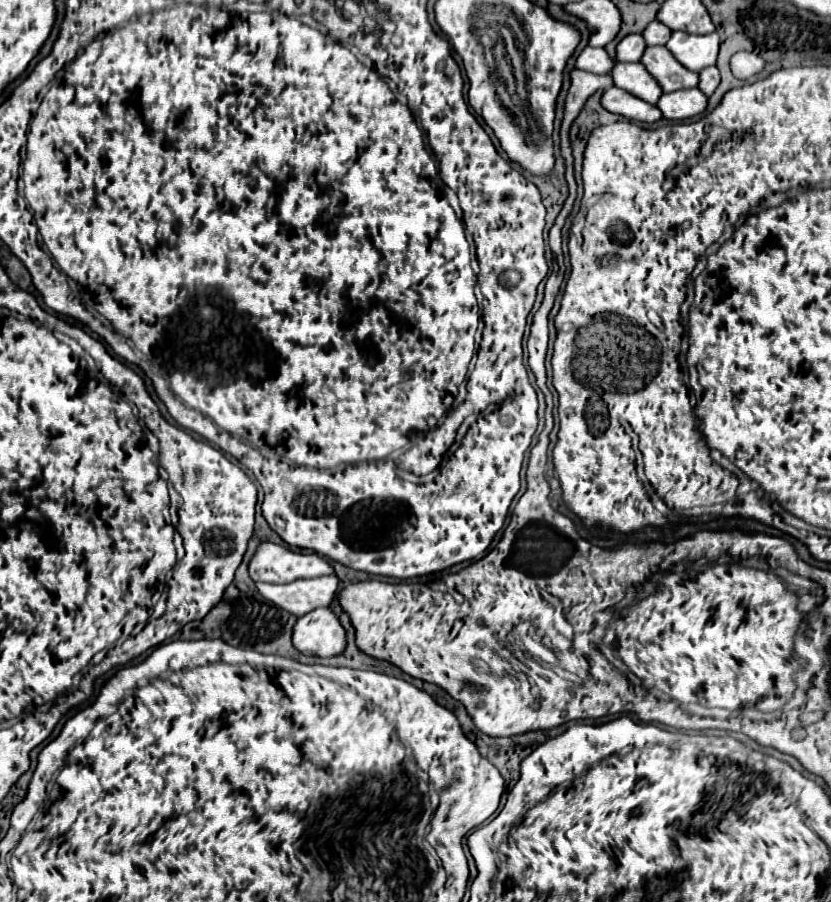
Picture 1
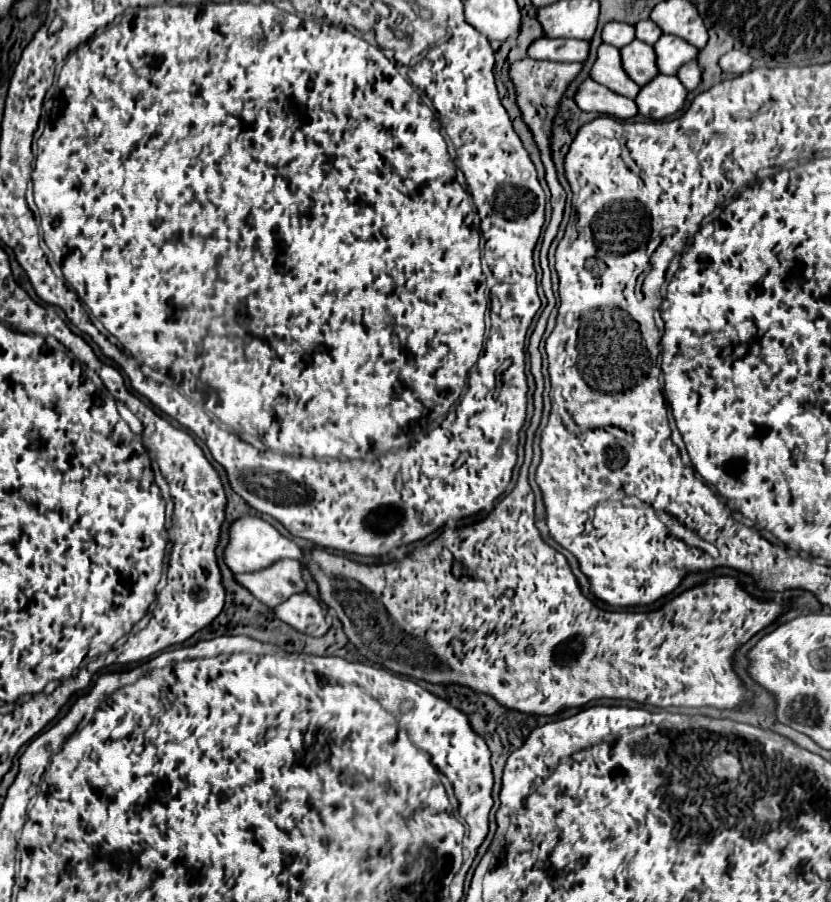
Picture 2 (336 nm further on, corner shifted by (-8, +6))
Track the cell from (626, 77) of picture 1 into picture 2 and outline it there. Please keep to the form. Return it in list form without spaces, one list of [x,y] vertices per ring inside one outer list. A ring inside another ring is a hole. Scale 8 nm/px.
[[[600,44],[598,48],[598,58],[592,66],[590,76],[608,86],[610,90],[626,96],[626,98],[636,98],[640,92],[640,86],[628,78],[626,70],[622,68],[622,58],[620,58],[620,50],[610,46],[610,44]]]

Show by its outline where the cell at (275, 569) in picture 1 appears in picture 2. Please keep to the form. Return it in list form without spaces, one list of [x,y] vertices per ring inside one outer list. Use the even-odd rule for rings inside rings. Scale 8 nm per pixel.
[[[244,516],[240,520],[236,520],[230,526],[230,544],[226,548],[224,560],[230,566],[230,570],[234,574],[242,574],[242,572],[258,572],[264,570],[268,566],[272,566],[274,562],[282,560],[282,558],[292,558],[292,560],[300,560],[304,558],[302,550],[288,538],[284,538],[272,524],[268,524],[262,518],[256,516]]]

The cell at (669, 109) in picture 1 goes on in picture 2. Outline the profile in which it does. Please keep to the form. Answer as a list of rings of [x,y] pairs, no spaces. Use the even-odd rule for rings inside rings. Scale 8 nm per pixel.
[[[658,74],[652,82],[640,88],[636,104],[644,118],[662,120],[682,110],[686,96],[688,90],[682,86],[682,82],[676,76]]]

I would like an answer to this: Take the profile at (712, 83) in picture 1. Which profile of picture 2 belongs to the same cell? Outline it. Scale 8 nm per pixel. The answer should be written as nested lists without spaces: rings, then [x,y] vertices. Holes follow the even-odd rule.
[[[696,60],[694,62],[688,62],[686,66],[682,66],[676,76],[686,86],[686,90],[696,90],[700,86],[700,82],[702,82],[702,72],[700,72]]]

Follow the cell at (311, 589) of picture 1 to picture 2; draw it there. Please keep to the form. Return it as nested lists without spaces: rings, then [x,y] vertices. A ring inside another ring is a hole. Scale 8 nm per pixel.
[[[282,560],[260,572],[236,574],[236,582],[246,586],[260,602],[266,602],[266,606],[276,608],[290,596],[306,592],[302,572],[304,566],[298,560]]]

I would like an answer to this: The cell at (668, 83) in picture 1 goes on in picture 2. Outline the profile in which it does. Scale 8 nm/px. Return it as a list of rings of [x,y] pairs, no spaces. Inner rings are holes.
[[[632,40],[630,44],[626,44],[622,50],[622,66],[628,72],[628,76],[638,84],[638,86],[646,86],[652,78],[656,78],[658,66],[656,66],[656,56],[654,56],[654,48],[646,42],[640,40]]]

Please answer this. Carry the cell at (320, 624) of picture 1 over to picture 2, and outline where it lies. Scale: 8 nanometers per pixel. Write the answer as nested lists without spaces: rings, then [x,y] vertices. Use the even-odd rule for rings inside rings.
[[[310,594],[292,596],[288,598],[288,602],[282,602],[282,606],[276,606],[274,612],[282,622],[290,624],[294,630],[306,636],[320,638],[330,630],[330,624],[326,622],[318,600]]]

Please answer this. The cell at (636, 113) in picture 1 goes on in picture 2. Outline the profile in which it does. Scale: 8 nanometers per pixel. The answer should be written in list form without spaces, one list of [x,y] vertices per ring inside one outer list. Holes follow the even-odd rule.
[[[586,78],[582,82],[574,100],[586,112],[608,114],[608,116],[614,116],[620,120],[628,120],[638,114],[638,106],[634,104],[634,100],[608,90],[606,86],[594,82],[592,78]]]

